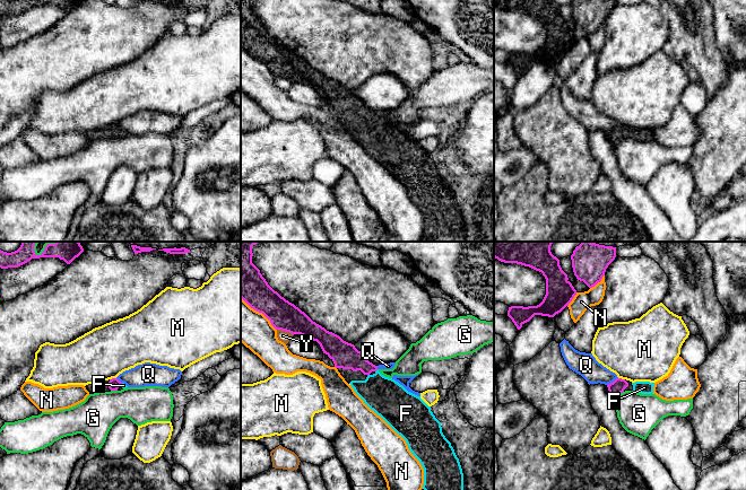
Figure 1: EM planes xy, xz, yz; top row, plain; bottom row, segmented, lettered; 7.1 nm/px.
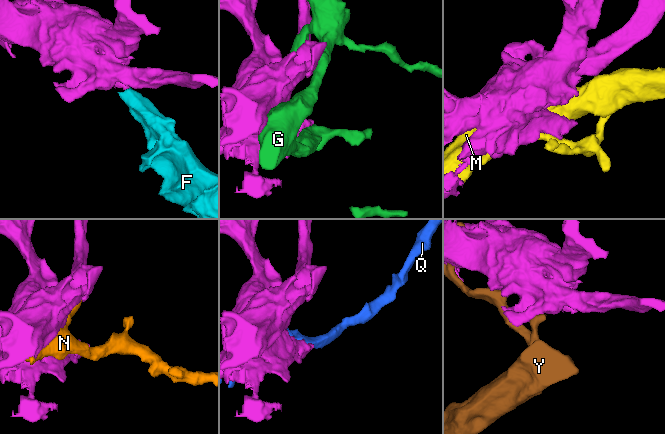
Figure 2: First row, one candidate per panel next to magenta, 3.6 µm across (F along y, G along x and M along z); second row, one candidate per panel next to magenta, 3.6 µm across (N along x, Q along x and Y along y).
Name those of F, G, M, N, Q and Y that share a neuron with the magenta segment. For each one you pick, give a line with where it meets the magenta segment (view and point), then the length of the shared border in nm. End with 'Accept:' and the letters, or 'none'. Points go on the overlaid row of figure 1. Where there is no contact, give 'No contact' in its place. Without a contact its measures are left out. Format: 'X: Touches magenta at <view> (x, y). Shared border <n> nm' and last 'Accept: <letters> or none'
F: Touches magenta at xy (121, 385). Shared border 30 nm
Accept: F

